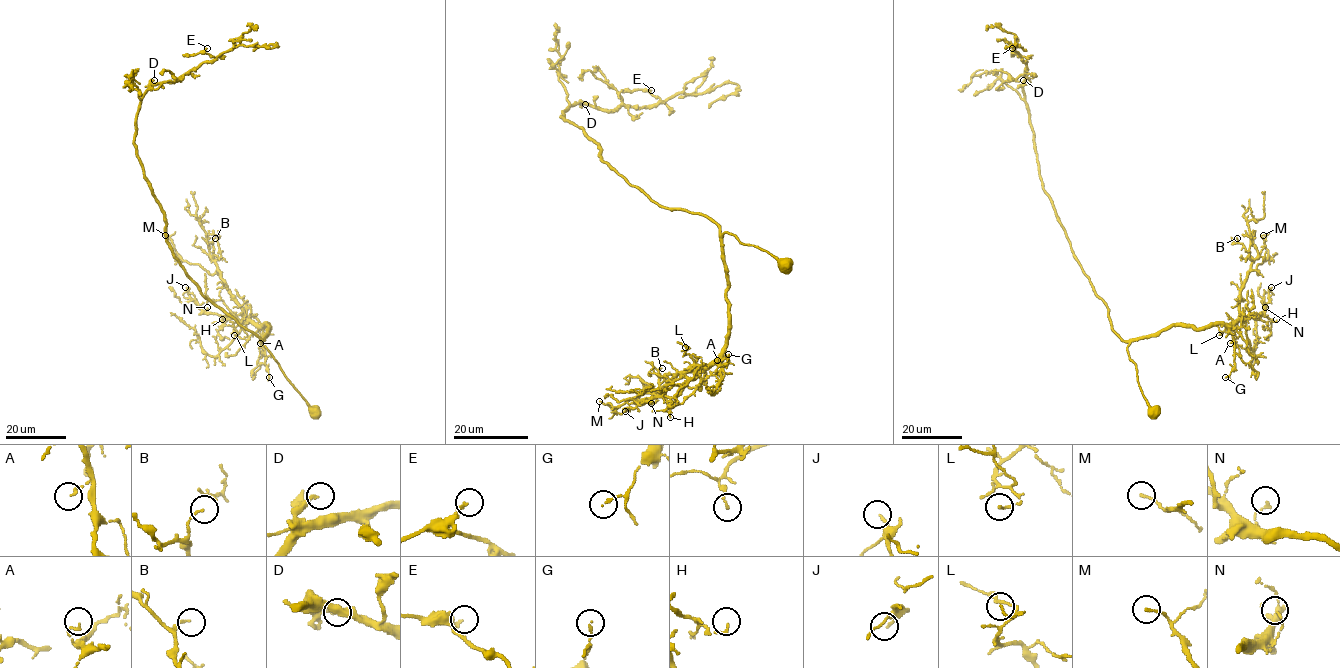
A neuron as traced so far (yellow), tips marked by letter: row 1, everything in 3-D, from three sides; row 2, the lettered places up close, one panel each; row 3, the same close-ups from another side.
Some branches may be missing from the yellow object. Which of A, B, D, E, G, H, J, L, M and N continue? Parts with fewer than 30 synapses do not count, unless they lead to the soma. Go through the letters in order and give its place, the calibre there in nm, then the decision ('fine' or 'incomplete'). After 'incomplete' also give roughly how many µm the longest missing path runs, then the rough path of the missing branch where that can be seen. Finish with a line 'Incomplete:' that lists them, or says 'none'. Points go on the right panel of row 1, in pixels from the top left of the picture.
A: at (1230, 343); 130 nm thick; fine
B: at (1237, 238); 100 nm thick; fine
D: at (1023, 80); 180 nm thick; fine
E: at (1012, 48); 160 nm thick; fine
G: at (1225, 377); 110 nm thick; fine
H: at (1276, 319); 110 nm thick; fine
J: at (1271, 287); 130 nm thick; fine
L: at (1219, 335); 120 nm thick; fine
M: at (1263, 235); 140 nm thick; fine
N: at (1265, 307); 120 nm thick; fine
Incomplete: none

